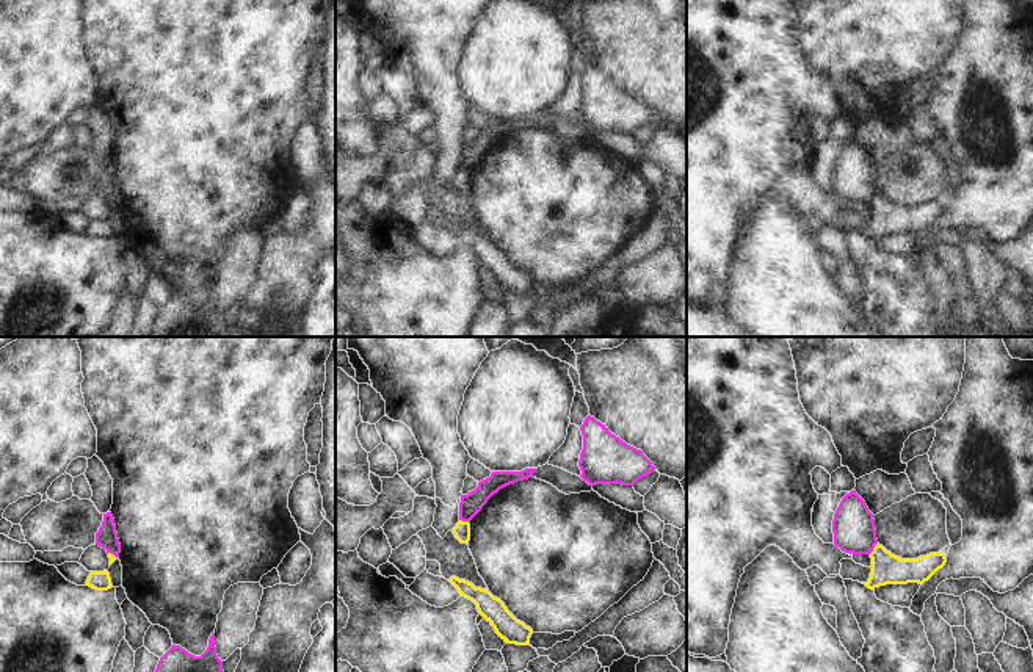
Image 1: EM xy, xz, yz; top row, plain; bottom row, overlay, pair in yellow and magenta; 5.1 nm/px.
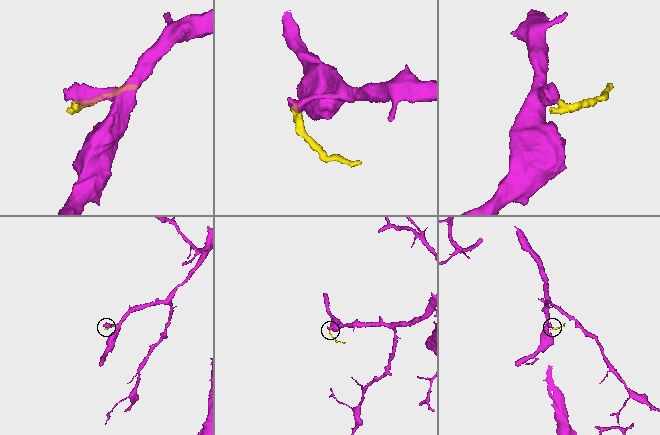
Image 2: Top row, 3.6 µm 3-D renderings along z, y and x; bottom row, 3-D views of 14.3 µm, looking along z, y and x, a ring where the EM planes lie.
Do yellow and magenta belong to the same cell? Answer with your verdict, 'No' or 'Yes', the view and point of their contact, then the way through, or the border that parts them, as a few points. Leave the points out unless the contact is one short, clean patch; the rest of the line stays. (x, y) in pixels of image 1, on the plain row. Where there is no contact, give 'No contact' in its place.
No. Touches yellow at yz (873, 198). Boundary: yz (877, 191), (869, 202).

